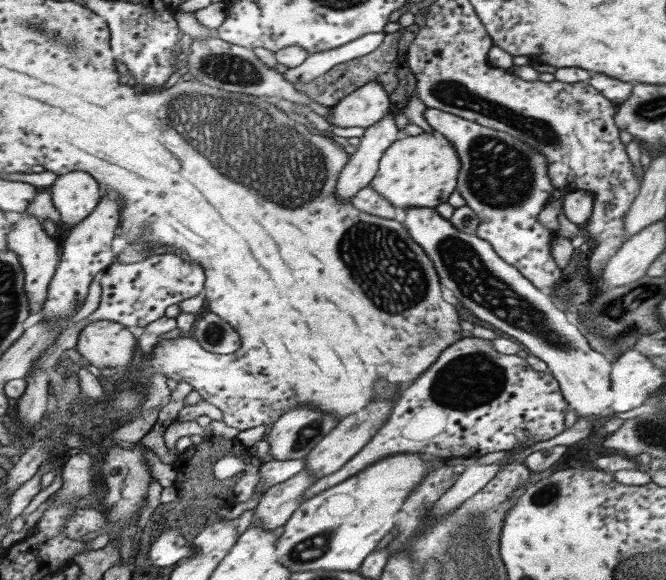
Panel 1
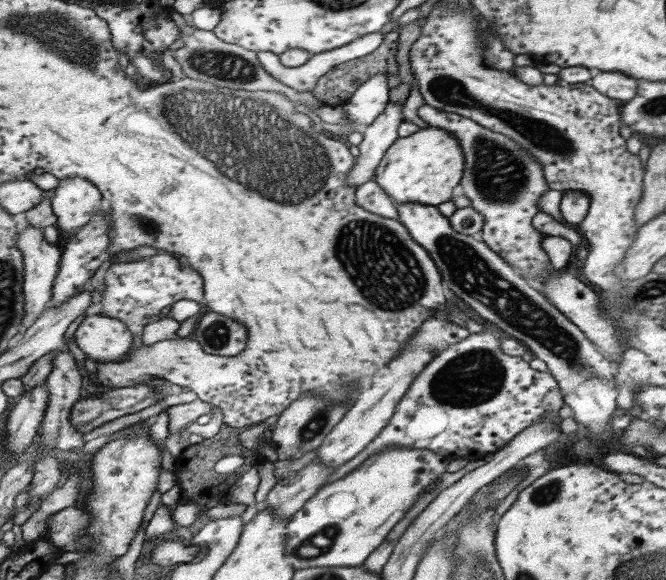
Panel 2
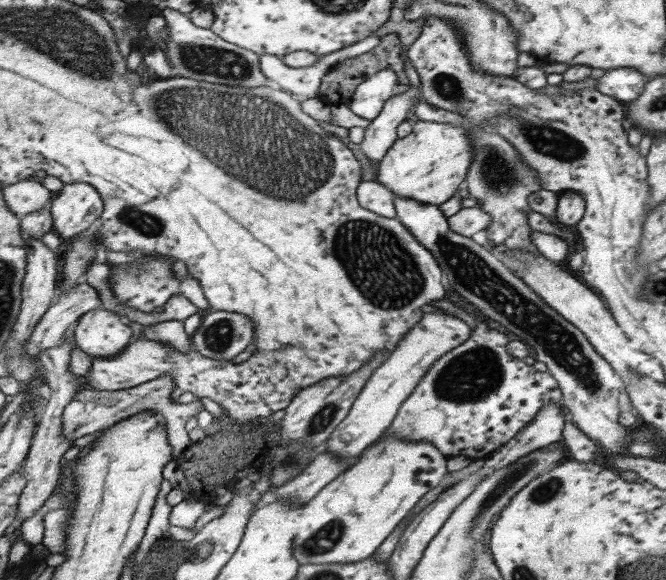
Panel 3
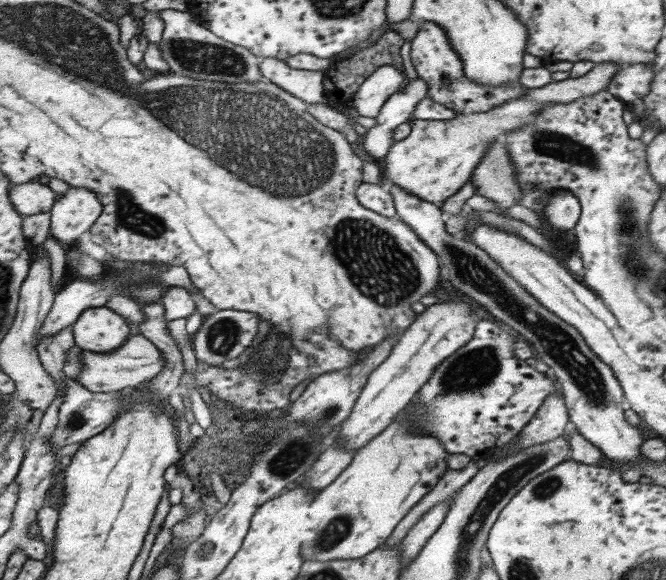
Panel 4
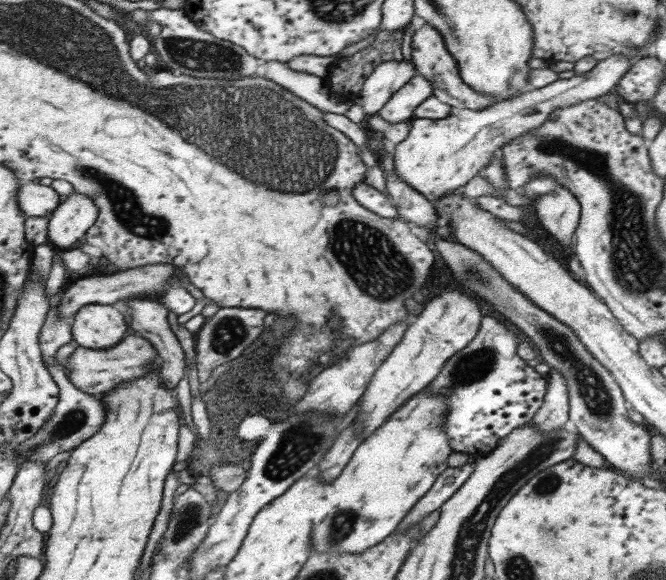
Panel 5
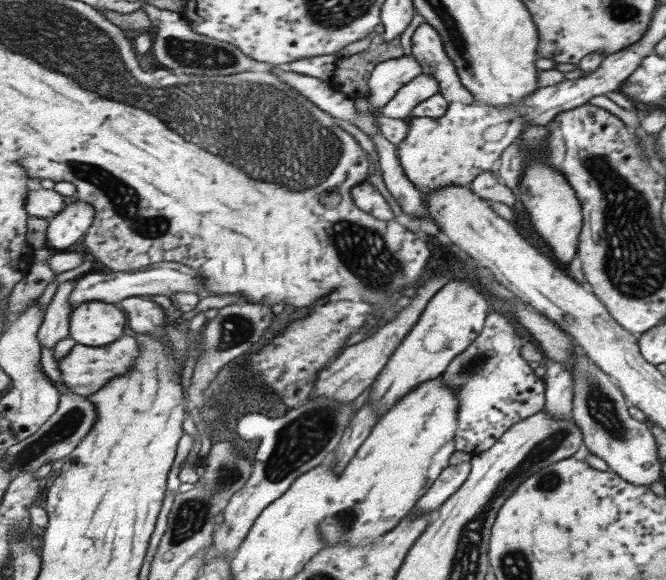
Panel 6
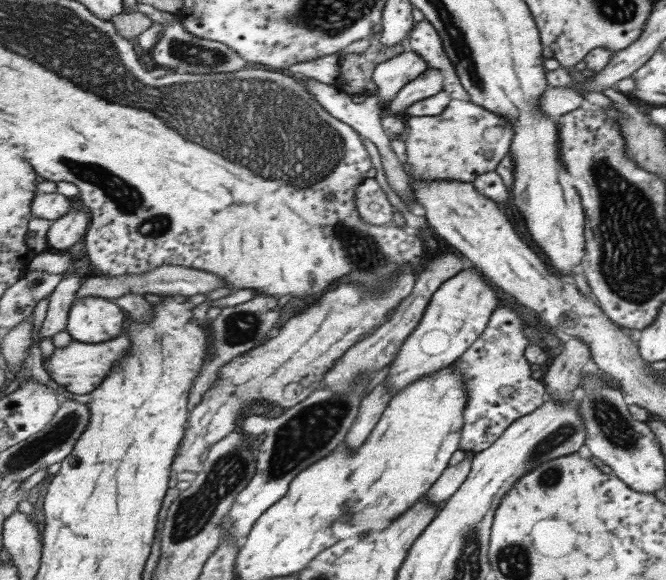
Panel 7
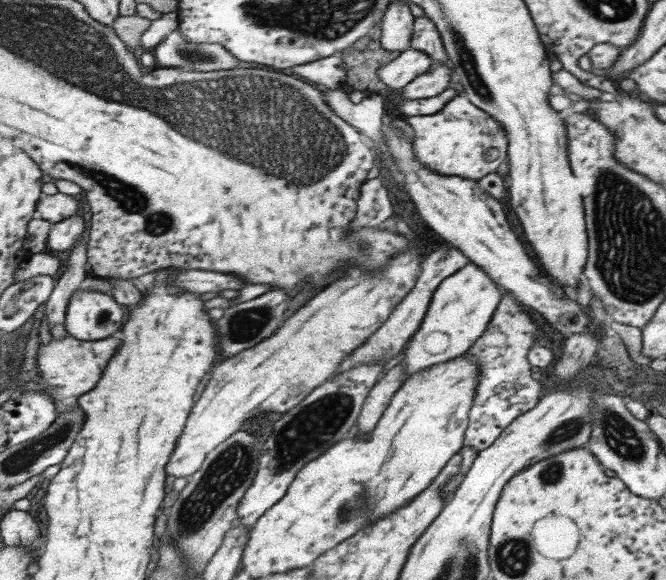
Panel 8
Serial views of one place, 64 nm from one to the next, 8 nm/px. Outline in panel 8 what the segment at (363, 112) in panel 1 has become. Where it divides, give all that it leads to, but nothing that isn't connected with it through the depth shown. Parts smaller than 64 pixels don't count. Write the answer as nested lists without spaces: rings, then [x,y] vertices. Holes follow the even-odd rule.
[[[411,47],[403,51],[401,56],[379,69],[381,82],[387,84],[384,95],[404,89],[412,80],[429,71],[434,62],[423,50]]]

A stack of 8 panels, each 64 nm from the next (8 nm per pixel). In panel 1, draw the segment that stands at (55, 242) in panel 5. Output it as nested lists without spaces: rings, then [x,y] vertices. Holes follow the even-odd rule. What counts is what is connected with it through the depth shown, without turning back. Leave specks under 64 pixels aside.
[[[75,170],[65,176],[59,176],[54,183],[54,187],[49,189],[53,193],[53,202],[61,213],[61,222],[71,226],[85,221],[89,215],[93,214],[95,208],[99,206],[99,201],[101,201],[103,195],[100,183],[92,174],[83,170]]]

